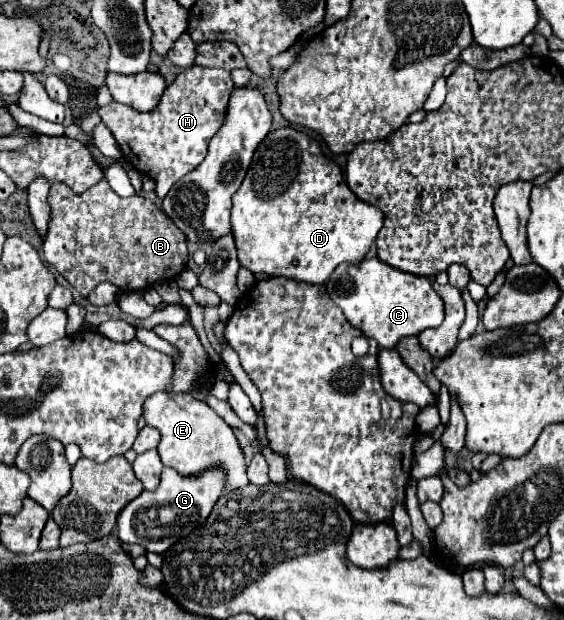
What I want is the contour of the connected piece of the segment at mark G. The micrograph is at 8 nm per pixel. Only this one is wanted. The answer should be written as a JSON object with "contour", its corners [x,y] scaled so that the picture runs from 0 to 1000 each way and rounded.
{"contour":[[[293,755],[278,790],[254,790],[218,819],[207,835],[207,865],[225,877],[250,877],[257,887],[285,894],[303,884],[310,871],[332,865],[342,852],[356,848],[395,794],[399,781],[395,761],[388,755],[367,758],[349,771],[324,771],[321,765],[314,765],[314,758]]]}

